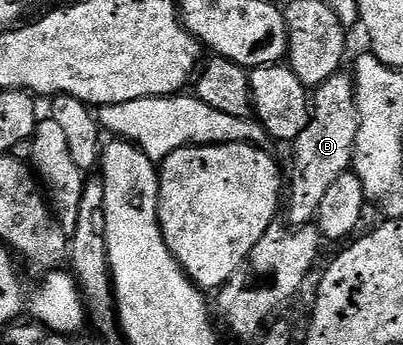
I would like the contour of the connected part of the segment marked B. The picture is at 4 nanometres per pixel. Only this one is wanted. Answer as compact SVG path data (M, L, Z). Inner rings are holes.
M347 71L334 73L314 90L311 122L293 142L295 162L291 165L291 194L285 197L286 220L292 226L312 224L318 218L321 198L336 179L341 179L341 175L352 168L358 126L354 76Z

